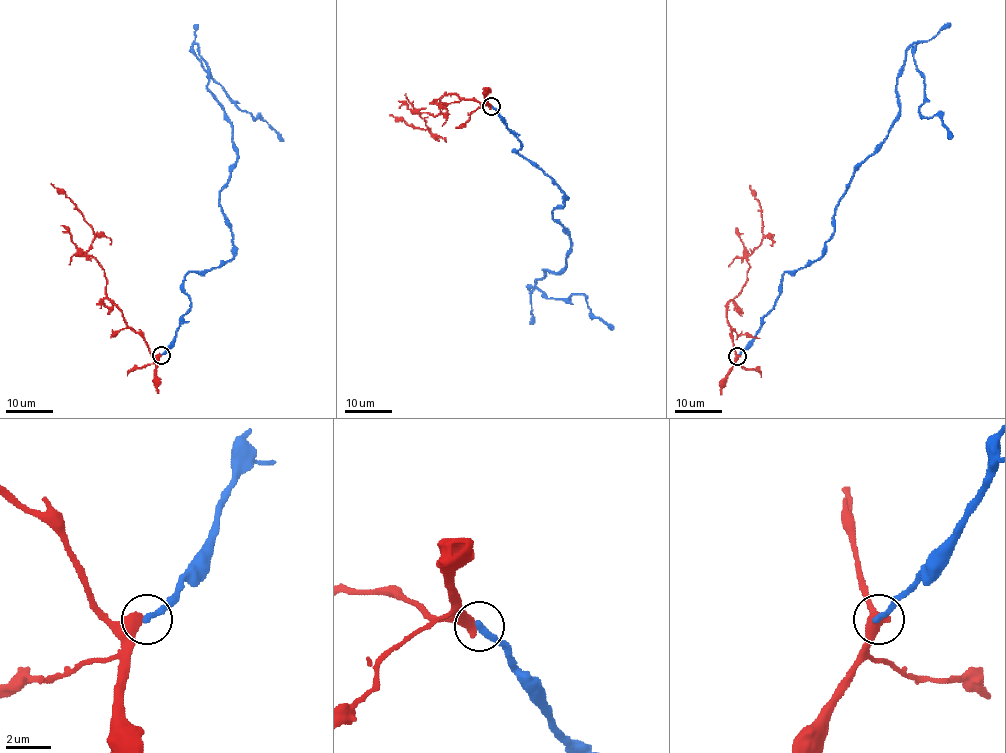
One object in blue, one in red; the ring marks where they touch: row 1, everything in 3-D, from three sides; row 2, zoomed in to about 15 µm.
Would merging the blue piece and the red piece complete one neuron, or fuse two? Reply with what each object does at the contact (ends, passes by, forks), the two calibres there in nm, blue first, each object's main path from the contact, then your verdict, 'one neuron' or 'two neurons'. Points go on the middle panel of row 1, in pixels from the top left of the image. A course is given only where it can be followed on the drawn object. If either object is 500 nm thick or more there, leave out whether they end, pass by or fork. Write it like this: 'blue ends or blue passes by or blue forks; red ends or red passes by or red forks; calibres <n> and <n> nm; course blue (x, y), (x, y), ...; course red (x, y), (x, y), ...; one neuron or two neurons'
calibres 320 and 600 nm; course blue (492, 107), (515, 151), (565, 197), (553, 211), (570, 236), (567, 265), (529, 289), (584, 294), (613, 327); course red (491, 107), (455, 94), (445, 94), (440, 99), (439, 113), (420, 115), (429, 130), (412, 127), (389, 114); two neurons

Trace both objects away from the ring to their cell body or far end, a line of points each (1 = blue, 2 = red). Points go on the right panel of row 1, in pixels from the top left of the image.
1: (738, 356), (781, 276), (822, 256), (917, 43), (919, 113), (951, 139)
2: (738, 356), (727, 304), (747, 280), (746, 258), (764, 234), (761, 206), (749, 185)

